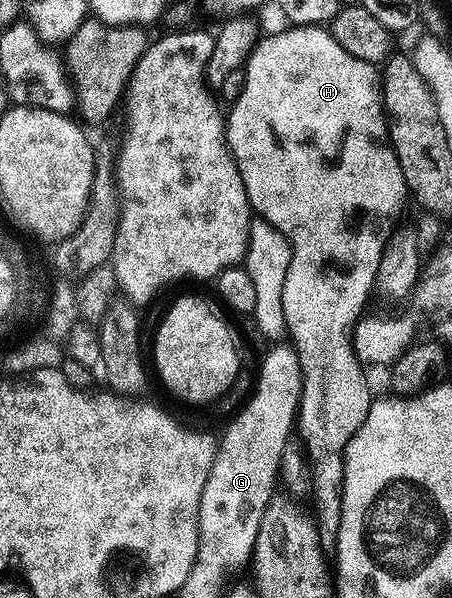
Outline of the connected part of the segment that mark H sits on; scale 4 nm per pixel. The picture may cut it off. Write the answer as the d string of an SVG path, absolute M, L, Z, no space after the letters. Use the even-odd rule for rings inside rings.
M294 26L284 27L284 32L275 32L272 36L264 35L251 52L243 72L243 89L241 94L230 105L226 113L227 121L227 144L231 147L231 153L239 167L241 182L245 182L245 194L251 203L251 211L256 217L272 224L277 230L281 230L283 237L291 244L291 261L289 262L289 274L285 274L285 286L281 289L281 307L285 310L285 326L290 345L295 349L303 375L303 397L299 400L299 414L297 417L297 432L303 437L303 446L306 459L311 467L311 489L310 495L315 495L317 510L315 509L316 521L320 525L320 535L326 545L334 545L339 538L339 527L341 526L341 510L343 509L343 452L347 443L361 430L365 418L371 409L373 393L367 385L365 365L359 360L355 352L355 326L364 315L363 307L367 299L373 296L375 279L377 278L377 266L383 257L383 251L387 245L388 238L400 223L399 215L403 212L407 200L409 204L409 193L407 183L401 174L399 160L395 157L395 151L391 148L391 141L387 134L387 114L383 111L383 81L381 72L376 65L365 62L361 58L353 58L341 42L331 37L326 27L316 26L313 28L297 28Z

